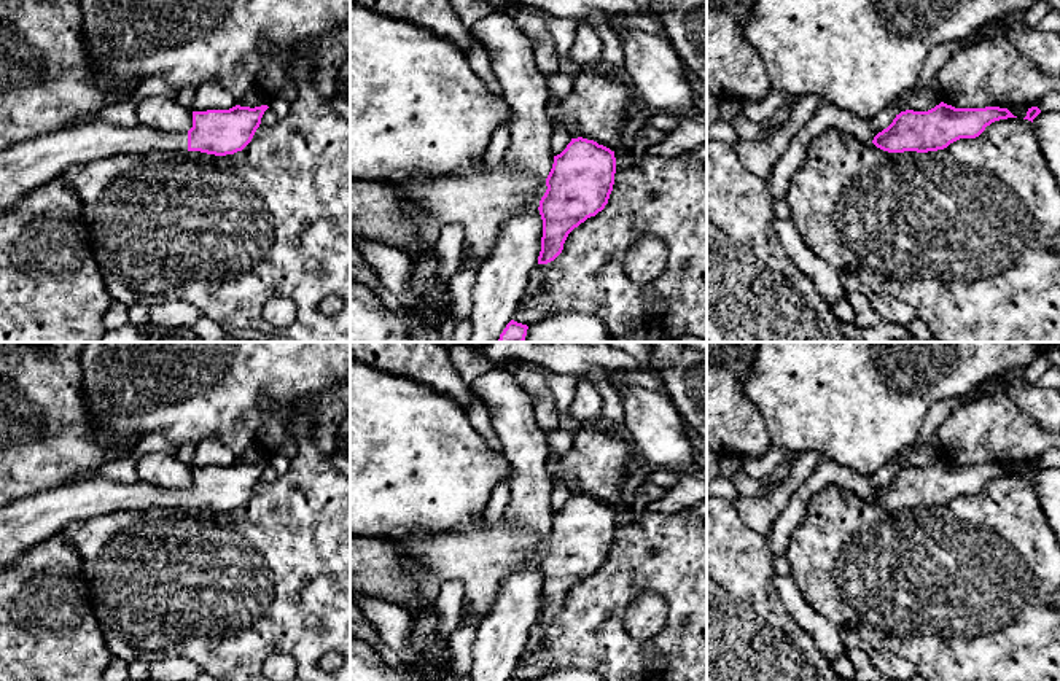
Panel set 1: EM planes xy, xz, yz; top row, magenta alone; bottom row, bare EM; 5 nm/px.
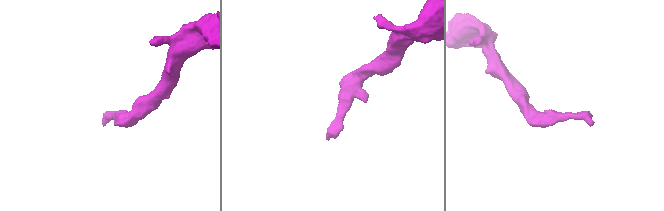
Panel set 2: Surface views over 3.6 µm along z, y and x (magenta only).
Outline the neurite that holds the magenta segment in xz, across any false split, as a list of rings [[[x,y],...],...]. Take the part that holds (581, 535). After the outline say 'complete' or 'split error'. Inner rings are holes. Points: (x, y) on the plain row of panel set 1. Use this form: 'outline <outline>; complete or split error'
outline [[[578,493],[571,495],[567,504],[554,512],[554,520],[546,536],[527,528],[508,528],[505,523],[495,528],[484,528],[481,523],[476,523],[470,528],[444,533],[420,531],[387,539],[395,541],[411,563],[425,570],[428,578],[438,576],[441,581],[463,582],[465,619],[460,627],[450,633],[449,646],[454,675],[465,676],[471,673],[473,644],[481,621],[489,614],[495,593],[509,571],[517,570],[525,562],[533,562],[540,566],[543,593],[538,621],[548,621],[562,609],[563,600],[575,584],[605,565],[613,547],[614,530],[614,508],[594,496]]]; split error

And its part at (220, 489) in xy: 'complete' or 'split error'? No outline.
split error

